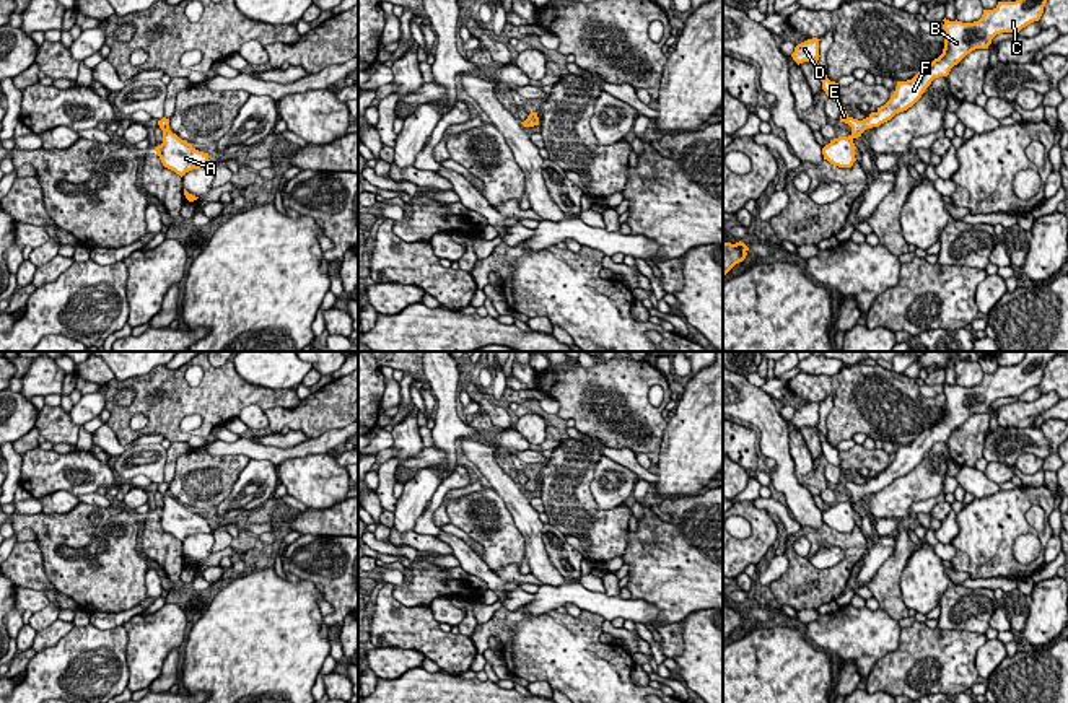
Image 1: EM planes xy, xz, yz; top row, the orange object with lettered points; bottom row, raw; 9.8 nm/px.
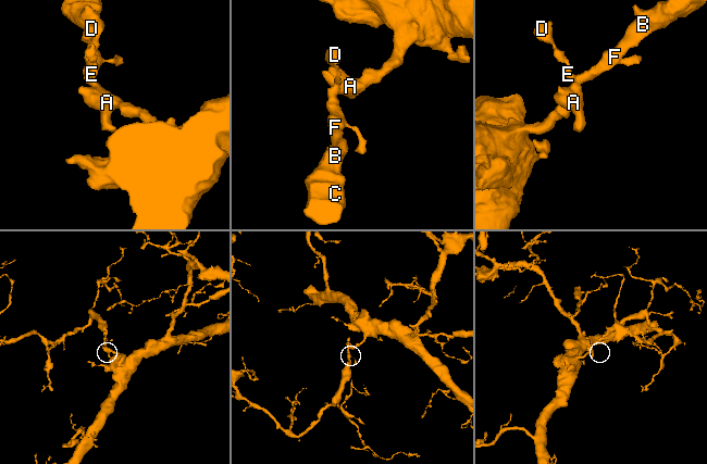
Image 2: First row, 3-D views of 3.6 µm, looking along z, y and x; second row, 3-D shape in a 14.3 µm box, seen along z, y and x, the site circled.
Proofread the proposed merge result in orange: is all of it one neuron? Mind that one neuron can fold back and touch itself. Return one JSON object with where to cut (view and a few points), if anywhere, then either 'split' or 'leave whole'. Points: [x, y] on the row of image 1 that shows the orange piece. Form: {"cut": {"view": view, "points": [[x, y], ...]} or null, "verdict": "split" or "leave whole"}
{"cut": null, "verdict": "leave whole"}

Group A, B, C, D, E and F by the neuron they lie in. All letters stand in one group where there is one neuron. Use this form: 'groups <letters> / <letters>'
groups A B C D E F

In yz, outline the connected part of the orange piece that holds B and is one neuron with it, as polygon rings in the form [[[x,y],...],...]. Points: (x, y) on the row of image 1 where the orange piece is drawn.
[[[1047,0],[998,2],[993,10],[983,10],[982,18],[974,23],[949,21],[944,18],[943,29],[946,31],[946,39],[943,54],[921,67],[912,80],[897,81],[891,99],[866,119],[853,119],[842,107],[840,122],[848,124],[851,133],[830,140],[822,148],[824,159],[838,168],[851,168],[856,161],[853,140],[861,137],[866,129],[879,127],[895,114],[912,107],[934,78],[948,76],[951,68],[972,50],[988,49],[996,34],[1019,33],[1027,24],[1039,21],[1045,3]]]

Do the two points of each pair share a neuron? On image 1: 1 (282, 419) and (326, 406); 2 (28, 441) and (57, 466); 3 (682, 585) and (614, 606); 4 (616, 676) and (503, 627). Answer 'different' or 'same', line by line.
1: same
2: different
3: different
4: same

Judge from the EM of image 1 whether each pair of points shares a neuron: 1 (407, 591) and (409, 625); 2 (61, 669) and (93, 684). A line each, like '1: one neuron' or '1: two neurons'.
1: two neurons
2: one neuron

